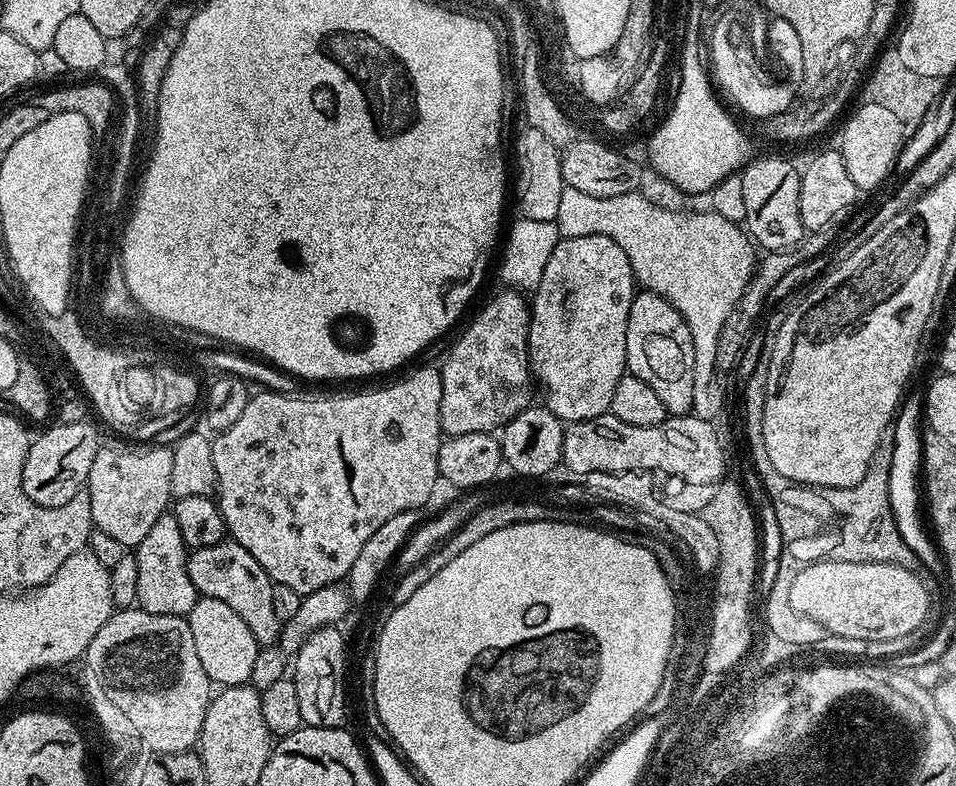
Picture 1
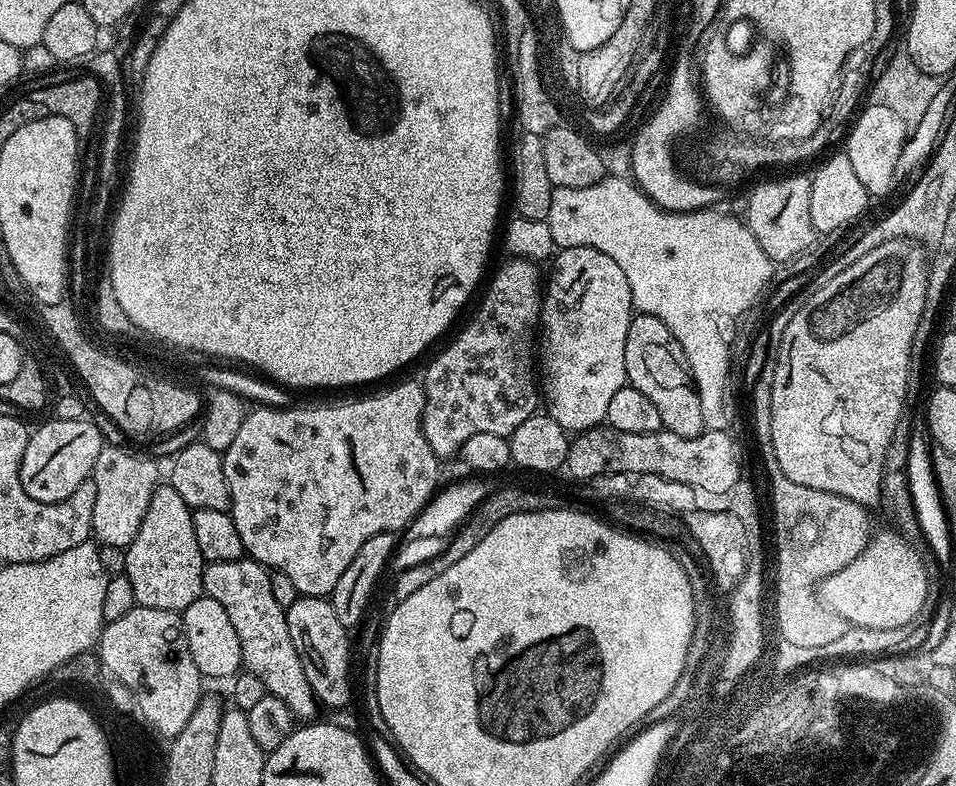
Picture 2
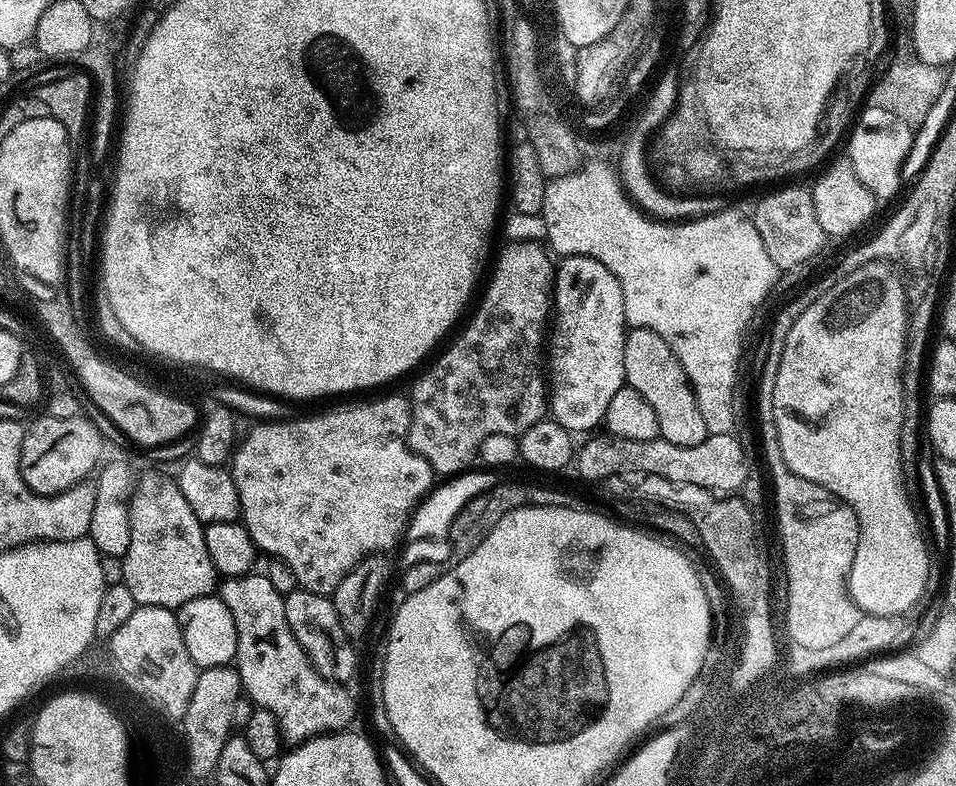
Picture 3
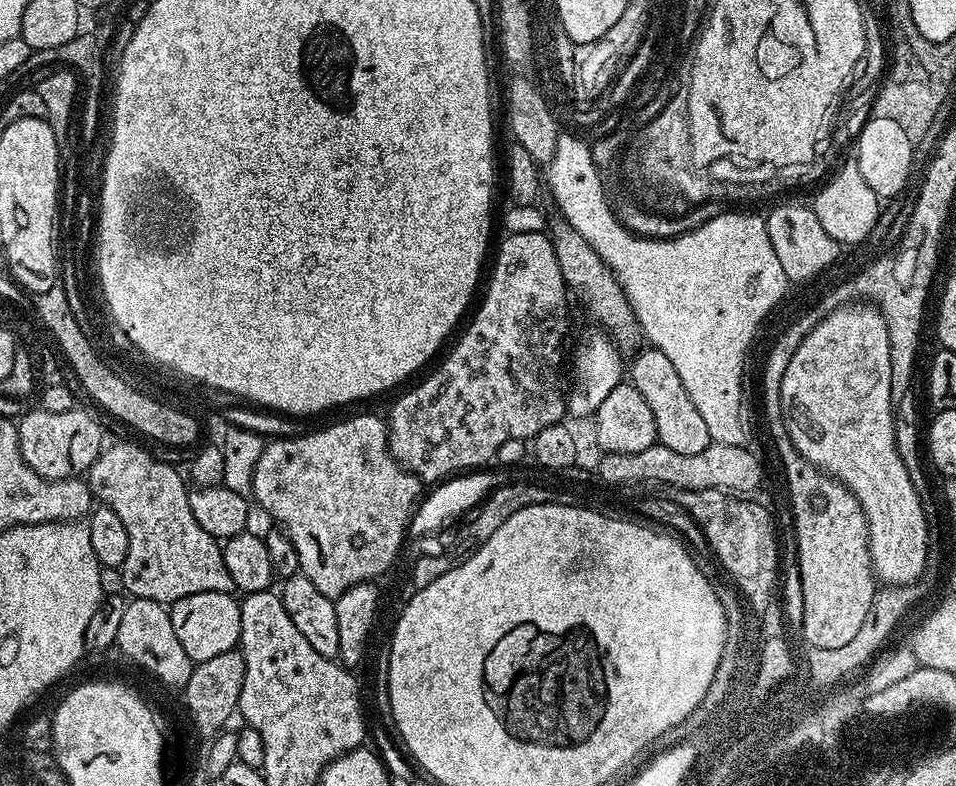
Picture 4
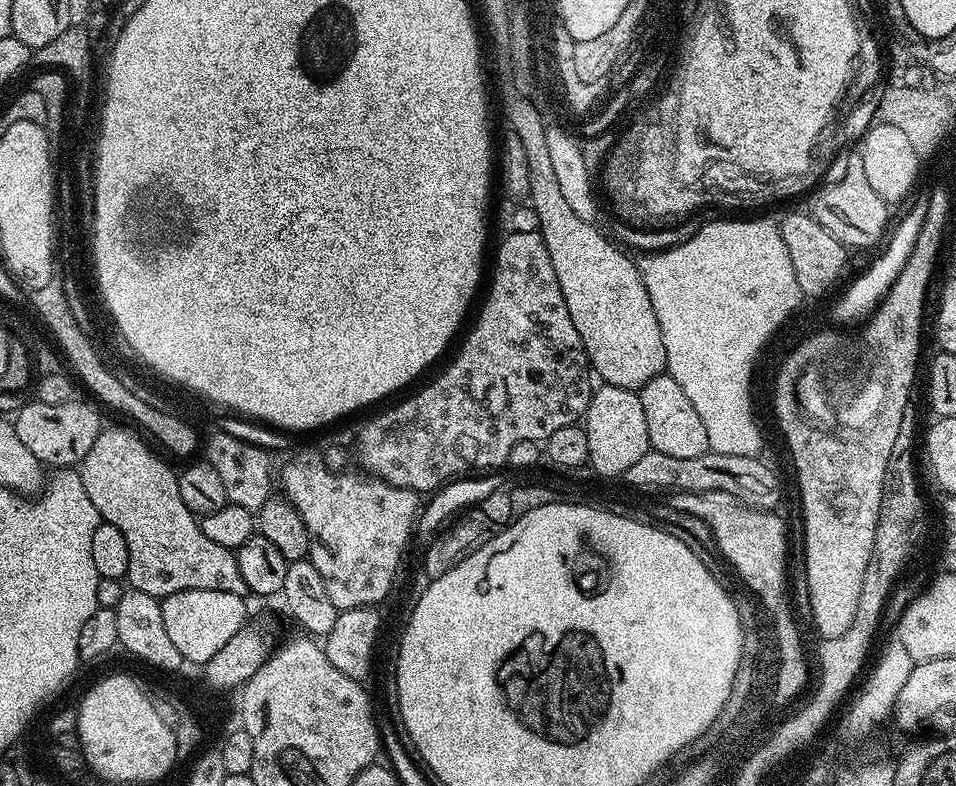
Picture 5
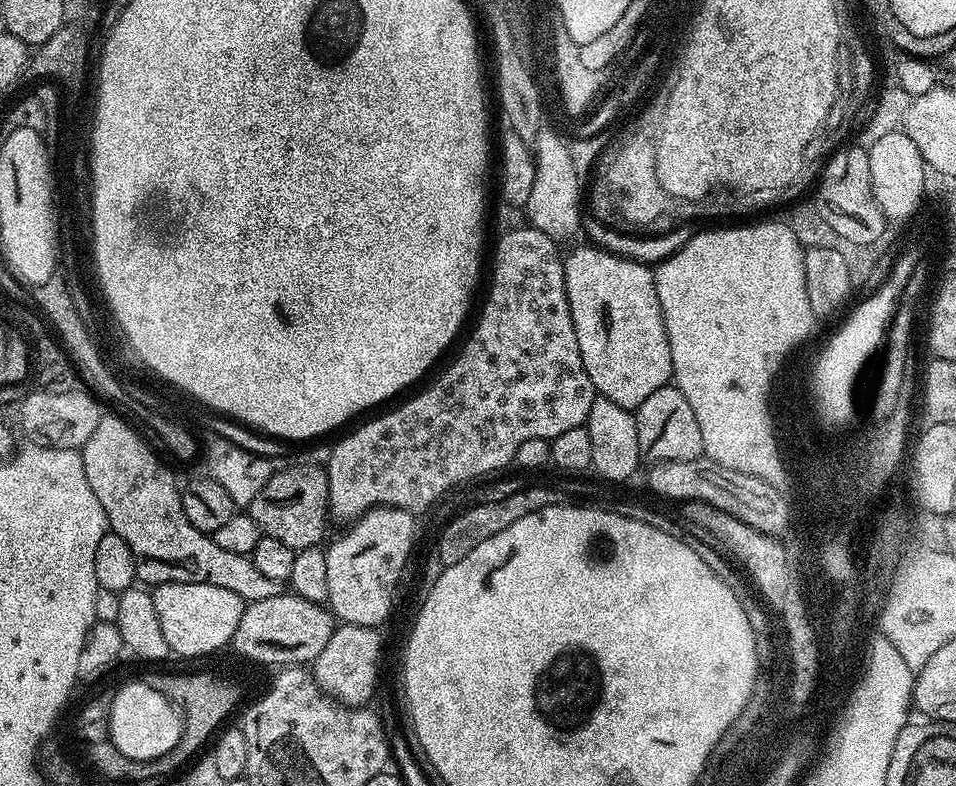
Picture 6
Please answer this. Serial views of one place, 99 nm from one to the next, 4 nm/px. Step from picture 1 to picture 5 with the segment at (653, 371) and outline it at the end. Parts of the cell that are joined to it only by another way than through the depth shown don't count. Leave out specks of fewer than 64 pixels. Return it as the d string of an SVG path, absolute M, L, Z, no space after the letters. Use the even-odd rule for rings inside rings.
M667 374L650 378L646 386L638 389L642 402L642 411L646 414L646 434L649 449L658 454L670 454L670 458L698 458L710 449L706 438L706 426L702 426L702 418L698 418L698 410L686 398L682 386L674 382Z

